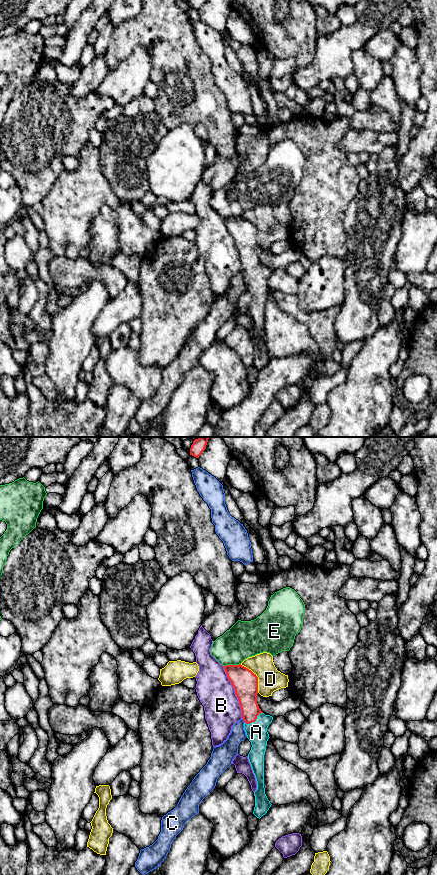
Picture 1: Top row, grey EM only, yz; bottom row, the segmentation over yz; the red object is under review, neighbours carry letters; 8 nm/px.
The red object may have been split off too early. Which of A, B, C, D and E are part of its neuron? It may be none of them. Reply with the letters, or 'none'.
A

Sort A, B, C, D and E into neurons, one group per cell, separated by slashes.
A / B / C / D / E

